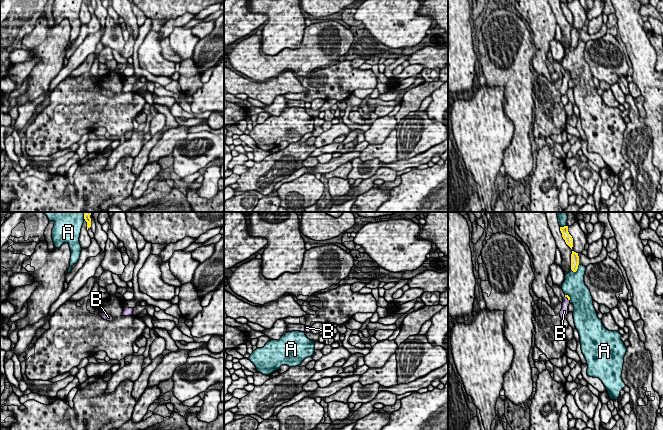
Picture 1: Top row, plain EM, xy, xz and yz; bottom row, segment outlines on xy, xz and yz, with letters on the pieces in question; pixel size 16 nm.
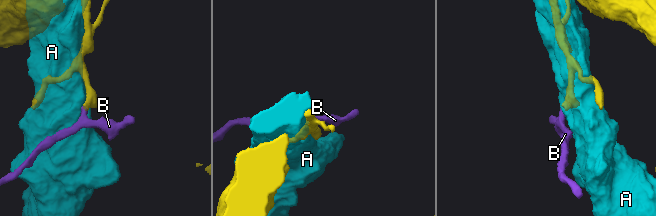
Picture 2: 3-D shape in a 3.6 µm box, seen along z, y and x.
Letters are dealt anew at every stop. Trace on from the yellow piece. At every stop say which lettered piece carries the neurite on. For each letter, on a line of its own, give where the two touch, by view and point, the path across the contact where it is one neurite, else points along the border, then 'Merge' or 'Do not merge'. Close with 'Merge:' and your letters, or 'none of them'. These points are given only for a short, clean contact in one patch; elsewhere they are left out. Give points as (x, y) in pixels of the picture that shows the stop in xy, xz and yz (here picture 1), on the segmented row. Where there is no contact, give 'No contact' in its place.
A: Touches yellow at yz (577, 268). Do not merge
B: Touches yellow at yz (567, 297). Path across: yz (567, 296), (567, 297), (564, 311). Merge
Merge: B

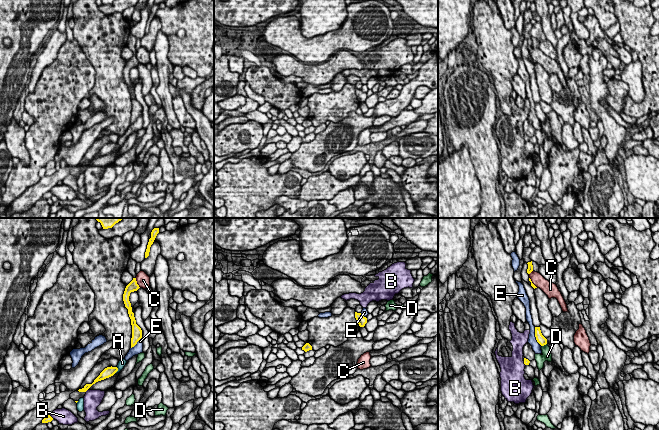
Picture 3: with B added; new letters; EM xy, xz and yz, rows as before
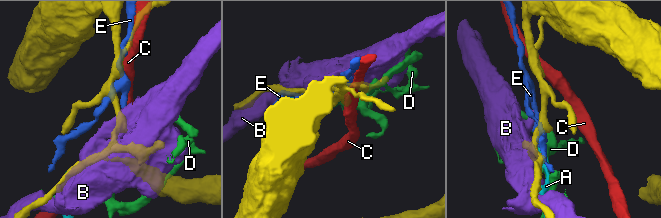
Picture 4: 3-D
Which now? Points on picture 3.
A: Touches yellow at xy (116, 371). Do not merge
B: Touches yellow at xy (86, 390). Do not merge
C: Touches yellow at xy (136, 283). Boundary: xy (135, 278), (140, 287). Do not merge
D: Touches yellow at yz (544, 344). Boundary: yz (546, 343), (542, 346). Do not merge
E: Touches yellow at yz (535, 336). Boundary: yz (534, 327), (535, 339), (541, 346). Do not merge
Merge: none of them

